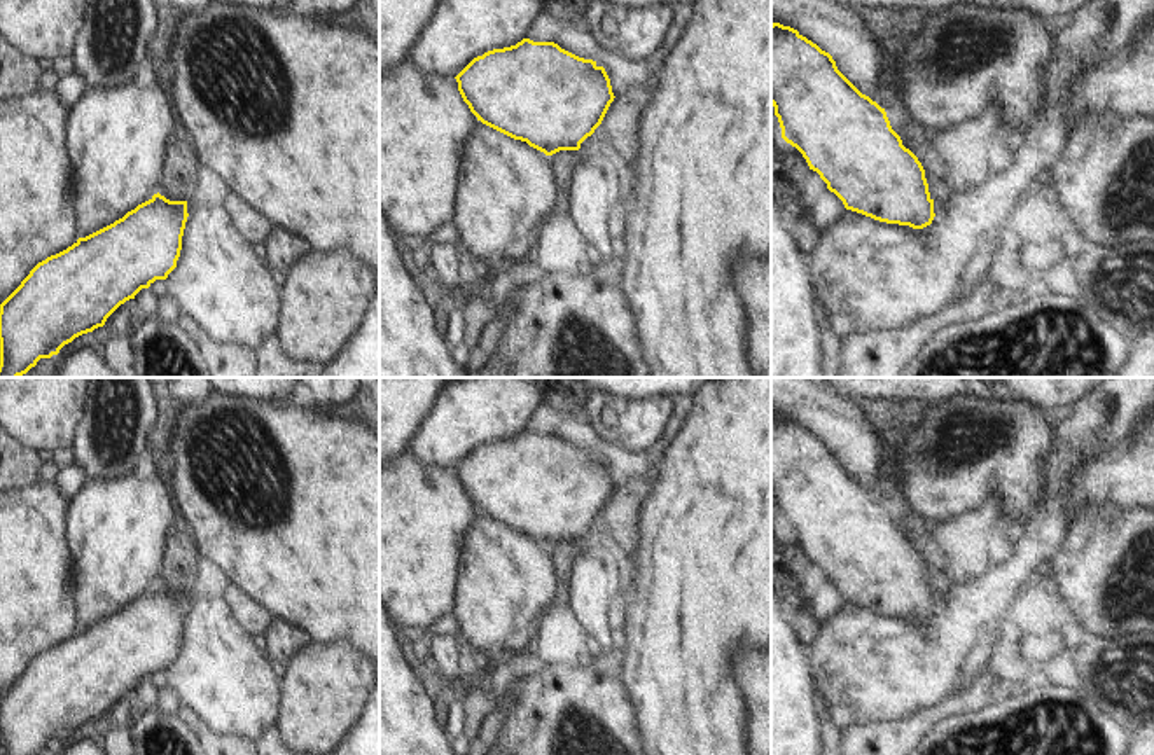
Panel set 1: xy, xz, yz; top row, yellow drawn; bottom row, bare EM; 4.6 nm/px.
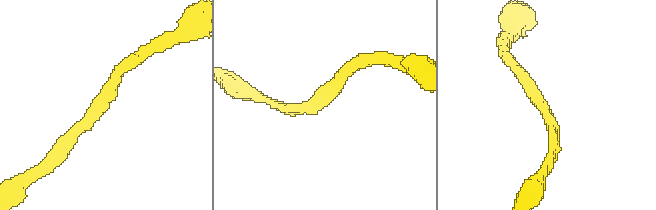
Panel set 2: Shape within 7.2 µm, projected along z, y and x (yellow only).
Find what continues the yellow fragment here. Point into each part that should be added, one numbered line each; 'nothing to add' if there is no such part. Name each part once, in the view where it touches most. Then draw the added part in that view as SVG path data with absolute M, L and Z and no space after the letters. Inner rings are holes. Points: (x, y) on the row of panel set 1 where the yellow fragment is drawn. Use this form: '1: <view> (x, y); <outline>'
nothing to add

